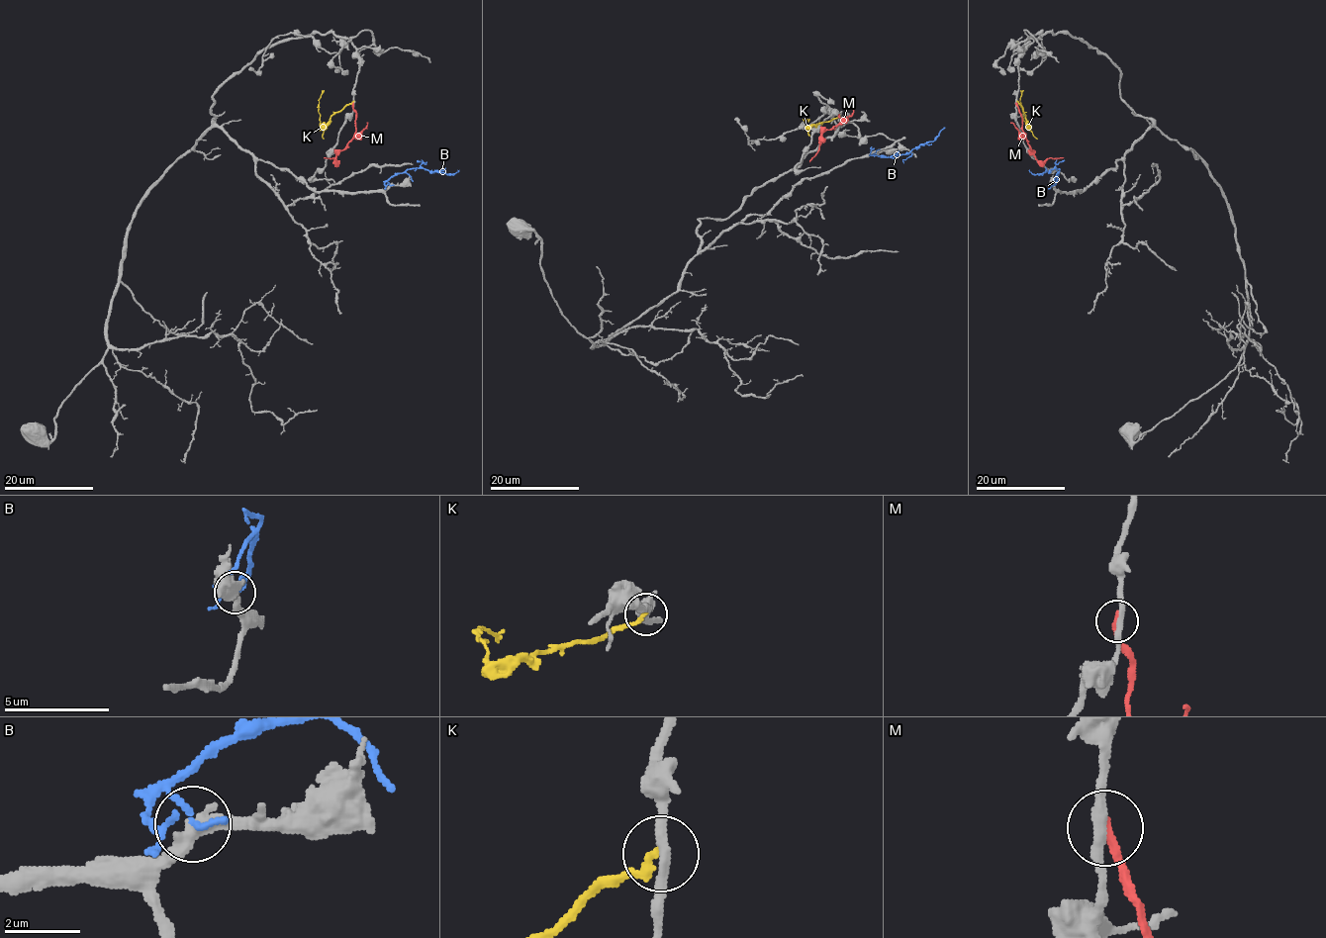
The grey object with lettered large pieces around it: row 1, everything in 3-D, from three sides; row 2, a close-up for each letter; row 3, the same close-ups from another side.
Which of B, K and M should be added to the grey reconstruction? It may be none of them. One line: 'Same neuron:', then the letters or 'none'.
Same neuron: none

